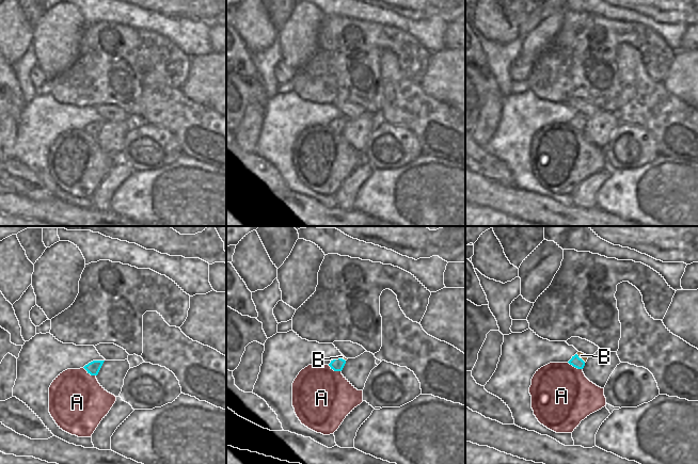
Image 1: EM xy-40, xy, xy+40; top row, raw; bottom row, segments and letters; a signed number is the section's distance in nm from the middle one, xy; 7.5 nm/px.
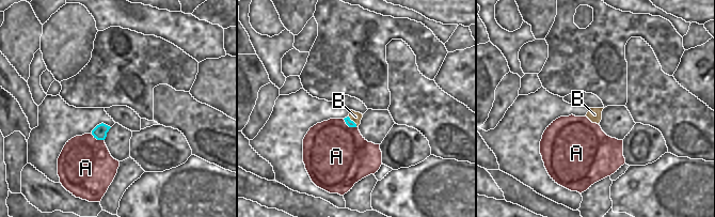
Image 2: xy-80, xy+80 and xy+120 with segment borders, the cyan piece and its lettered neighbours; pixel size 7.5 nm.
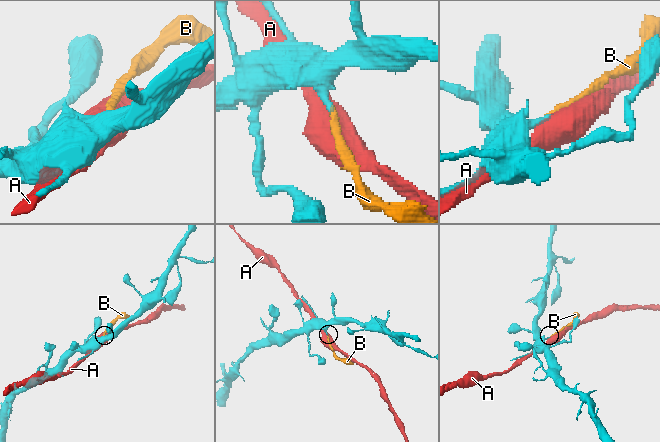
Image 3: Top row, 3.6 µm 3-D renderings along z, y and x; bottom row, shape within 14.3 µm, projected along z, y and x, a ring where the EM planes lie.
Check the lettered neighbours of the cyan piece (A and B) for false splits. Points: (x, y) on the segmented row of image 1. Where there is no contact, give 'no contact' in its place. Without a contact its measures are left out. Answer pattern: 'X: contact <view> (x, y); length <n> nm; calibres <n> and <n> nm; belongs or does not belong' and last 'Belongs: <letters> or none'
A: contact xy+40 (575, 367); length 130 nm; calibres 80 and 460 nm; does not belong
B: contact xy+40 (581, 358); length 100 nm; calibres 80 and 50 nm; does not belong
Belongs: none

